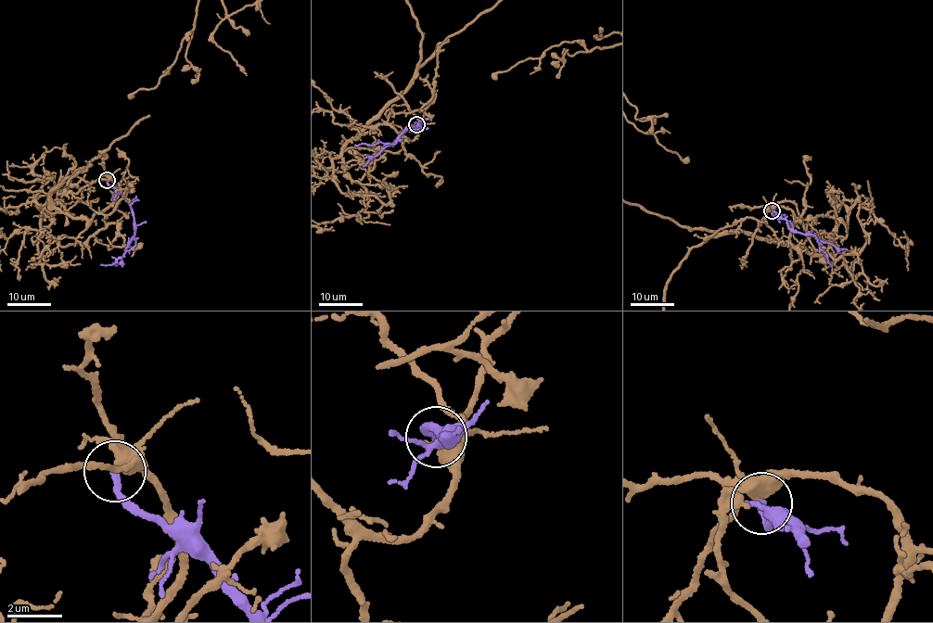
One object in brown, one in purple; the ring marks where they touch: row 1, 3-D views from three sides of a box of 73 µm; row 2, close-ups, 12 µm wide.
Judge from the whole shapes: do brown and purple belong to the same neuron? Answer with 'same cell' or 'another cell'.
another cell

